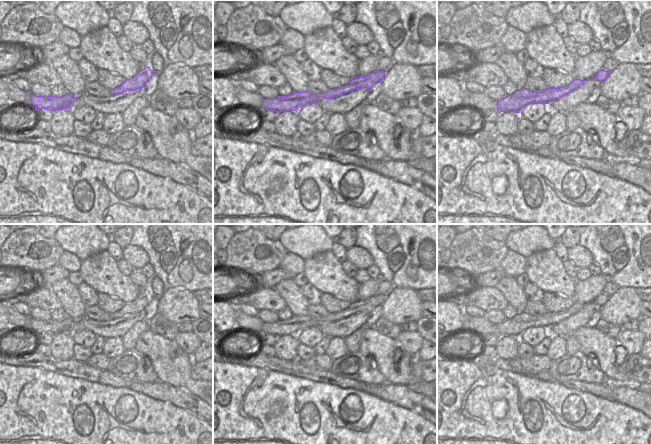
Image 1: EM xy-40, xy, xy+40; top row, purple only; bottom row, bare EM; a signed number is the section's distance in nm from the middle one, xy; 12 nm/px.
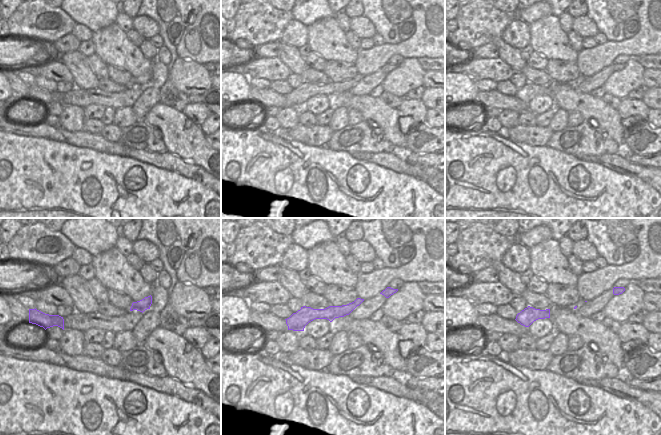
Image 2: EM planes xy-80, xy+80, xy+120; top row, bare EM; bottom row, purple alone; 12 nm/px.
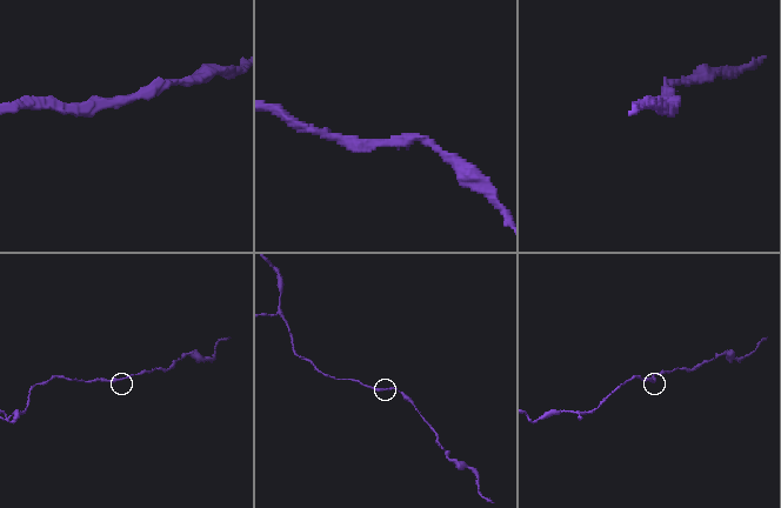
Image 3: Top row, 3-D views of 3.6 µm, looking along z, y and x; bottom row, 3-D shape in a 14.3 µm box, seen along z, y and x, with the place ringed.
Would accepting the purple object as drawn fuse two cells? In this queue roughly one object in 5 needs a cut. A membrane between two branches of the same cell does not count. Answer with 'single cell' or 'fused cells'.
single cell

